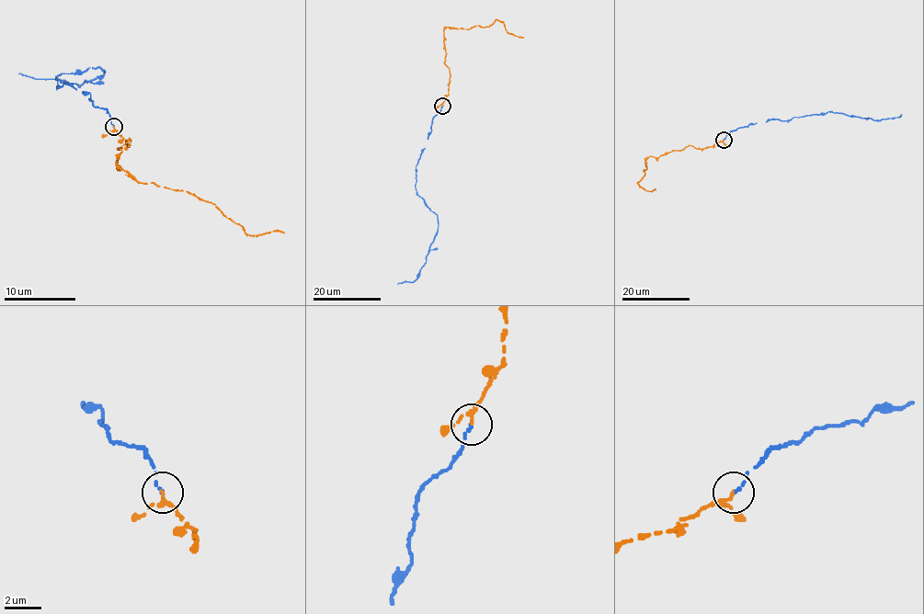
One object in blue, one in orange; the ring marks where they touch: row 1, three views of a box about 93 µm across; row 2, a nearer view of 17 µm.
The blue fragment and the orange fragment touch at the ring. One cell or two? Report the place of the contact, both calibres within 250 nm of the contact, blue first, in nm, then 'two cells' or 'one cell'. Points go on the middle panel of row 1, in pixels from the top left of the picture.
at (442, 106); 180 nm thick on the blue side, 160 nm on the other; one cell

